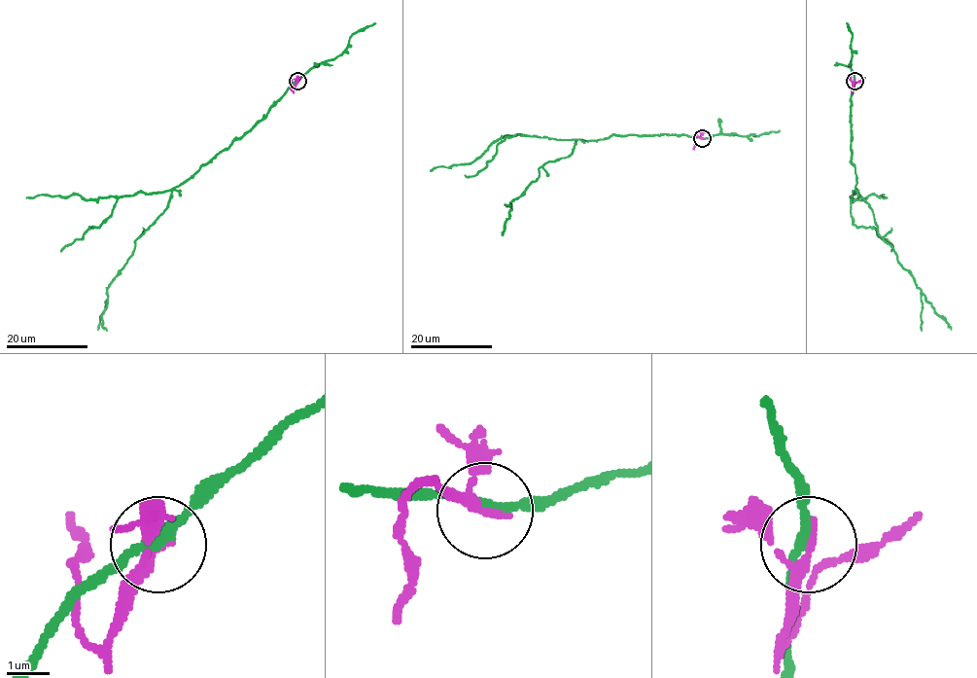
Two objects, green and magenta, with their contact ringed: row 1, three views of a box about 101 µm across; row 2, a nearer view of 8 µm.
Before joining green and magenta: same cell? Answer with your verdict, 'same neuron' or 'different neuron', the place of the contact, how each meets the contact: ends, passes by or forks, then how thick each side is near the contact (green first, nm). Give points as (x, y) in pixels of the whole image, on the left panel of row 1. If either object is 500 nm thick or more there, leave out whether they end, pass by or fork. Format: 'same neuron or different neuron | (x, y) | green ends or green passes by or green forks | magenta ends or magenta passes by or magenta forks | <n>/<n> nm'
different neuron | (297, 81) | green passes by | magenta passes by | 240/200 nm

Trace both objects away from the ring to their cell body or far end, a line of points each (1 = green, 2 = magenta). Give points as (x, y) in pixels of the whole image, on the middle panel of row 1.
1: (702, 138), (665, 133), (578, 138), (569, 156), (545, 162), (539, 169), (539, 177), (510, 203), (502, 235)
2: (702, 138), (695, 135), (693, 149)

